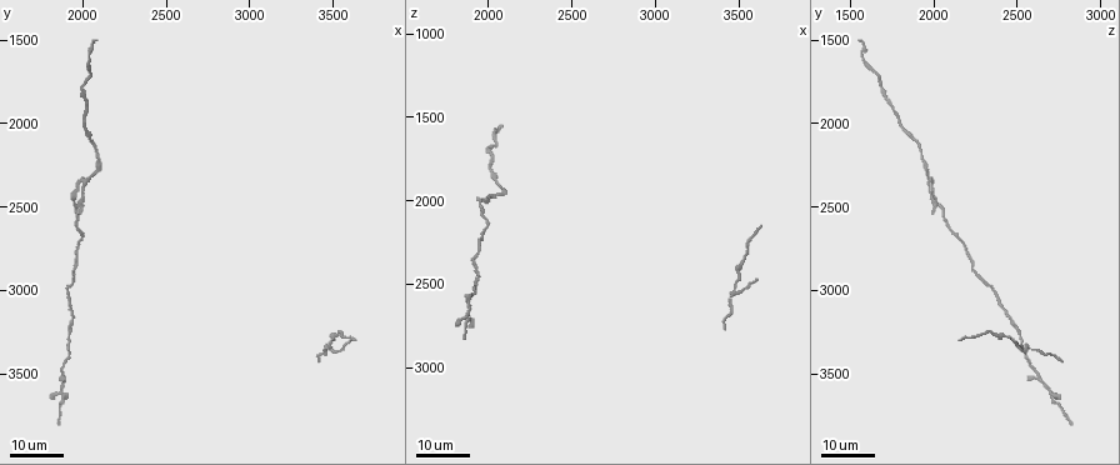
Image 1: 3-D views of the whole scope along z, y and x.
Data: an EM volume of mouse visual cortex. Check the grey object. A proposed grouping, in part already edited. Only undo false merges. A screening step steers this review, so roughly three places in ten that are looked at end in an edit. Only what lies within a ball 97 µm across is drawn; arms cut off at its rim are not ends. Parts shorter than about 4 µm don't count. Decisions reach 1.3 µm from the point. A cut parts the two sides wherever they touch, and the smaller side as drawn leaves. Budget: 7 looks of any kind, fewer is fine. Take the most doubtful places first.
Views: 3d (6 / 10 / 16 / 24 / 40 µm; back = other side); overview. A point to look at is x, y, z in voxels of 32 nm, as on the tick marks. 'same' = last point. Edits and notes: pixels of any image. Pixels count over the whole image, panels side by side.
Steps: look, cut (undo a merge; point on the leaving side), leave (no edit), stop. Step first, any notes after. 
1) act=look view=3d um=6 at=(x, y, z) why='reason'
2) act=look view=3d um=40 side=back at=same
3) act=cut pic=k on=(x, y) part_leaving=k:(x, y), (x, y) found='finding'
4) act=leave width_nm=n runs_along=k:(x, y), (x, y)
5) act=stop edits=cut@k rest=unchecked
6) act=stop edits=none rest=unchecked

act=look view=3d um=16 at=(3480, 3360, 2540) why='a fork'

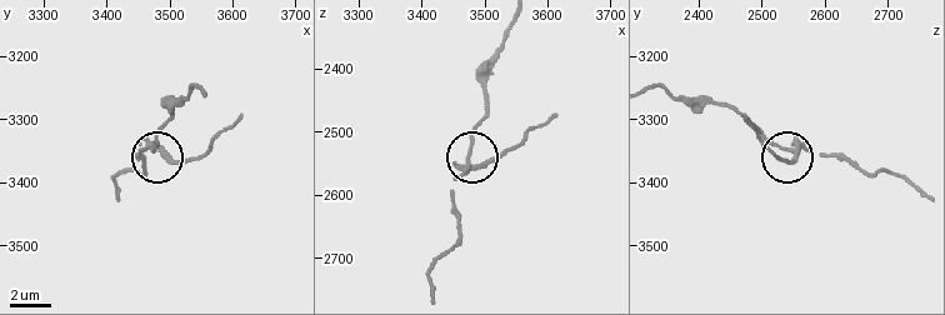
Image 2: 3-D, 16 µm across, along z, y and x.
act=look view=3d um=6 at=same

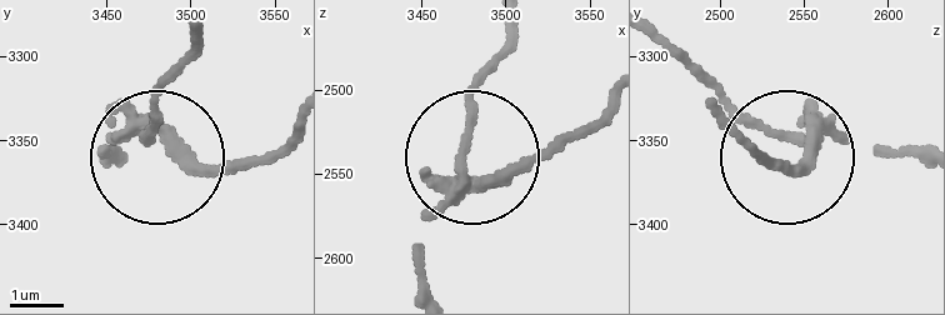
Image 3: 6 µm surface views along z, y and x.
act=cut pic=3 on=(208, 168) side_arm_um=6 part_leaving=3:(818, 124), (786, 164), (723, 124) found='a second cell is stuck on'

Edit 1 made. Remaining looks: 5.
act=look view=overview why='see it whole again'

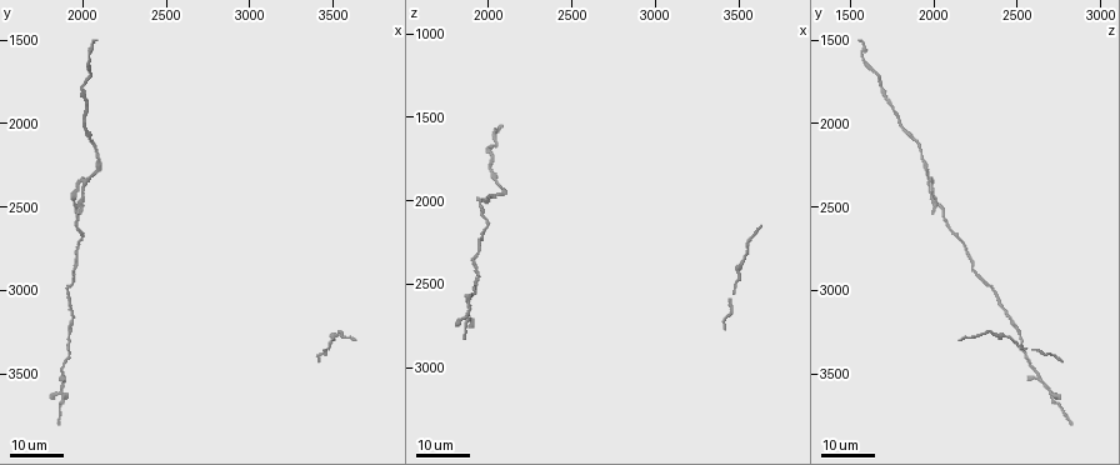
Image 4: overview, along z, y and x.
act=look view=3d um=16 at=(1880, 3600, 2720)

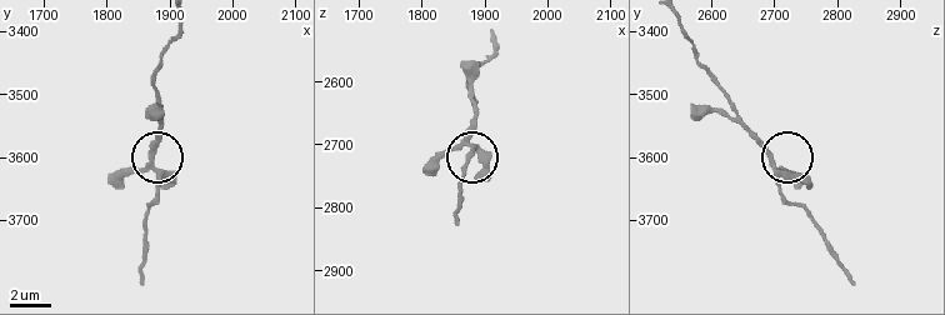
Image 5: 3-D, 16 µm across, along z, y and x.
act=look view=3d um=10 at=(1865, 3615, 2705) why='closer look'

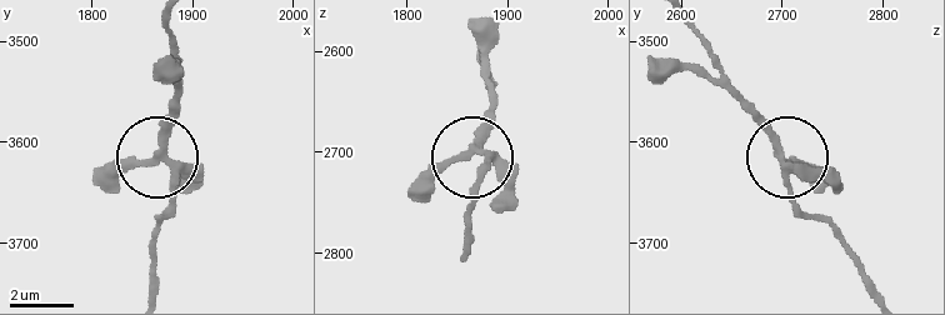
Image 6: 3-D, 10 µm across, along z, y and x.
act=leave arms=4 found='one cell here'

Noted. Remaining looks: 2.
act=look view=3d um=24 at=(2020, 2360, 1960) why='side arm on a straight run'

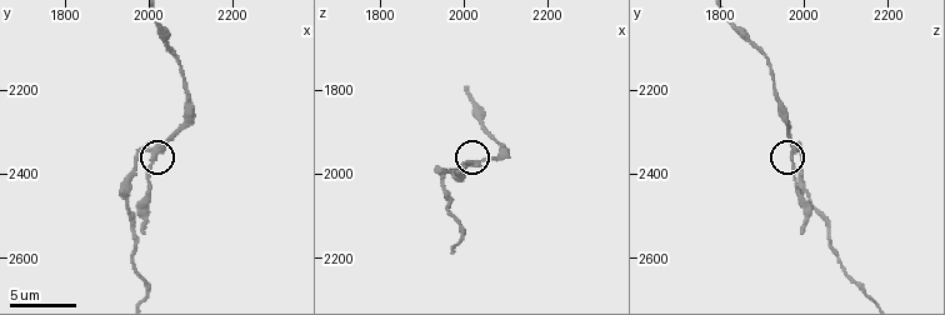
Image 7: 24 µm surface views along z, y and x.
act=look view=3d um=6 at=(2015, 2355, 1975)

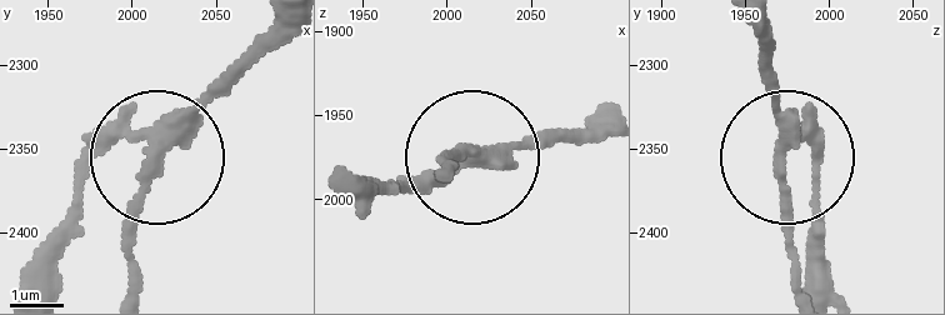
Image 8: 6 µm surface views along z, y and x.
act=cut pic=8 on=(141, 203) part_leaving=8:(170, 128), (269, 24) found='a second cell is stuck on'

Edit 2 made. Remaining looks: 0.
act=stop edits=cut@3,cut@8 rest=unchecked

